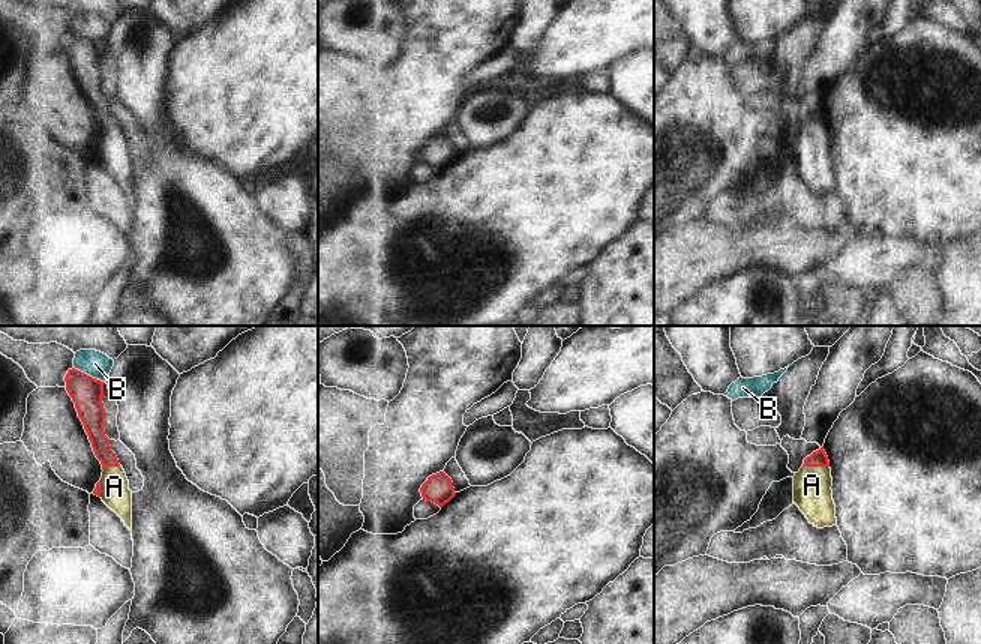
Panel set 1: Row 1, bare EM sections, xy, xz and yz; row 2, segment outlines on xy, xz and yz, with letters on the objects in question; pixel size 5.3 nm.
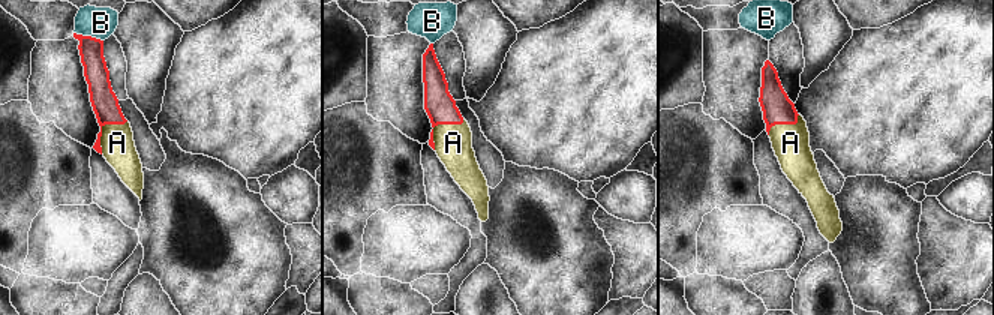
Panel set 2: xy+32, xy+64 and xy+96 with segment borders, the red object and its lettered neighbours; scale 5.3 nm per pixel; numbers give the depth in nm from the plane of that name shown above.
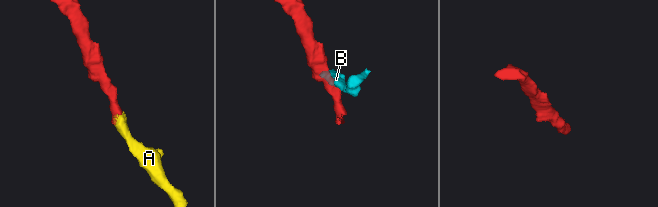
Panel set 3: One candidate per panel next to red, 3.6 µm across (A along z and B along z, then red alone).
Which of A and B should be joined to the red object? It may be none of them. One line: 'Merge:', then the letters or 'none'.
Merge: A

